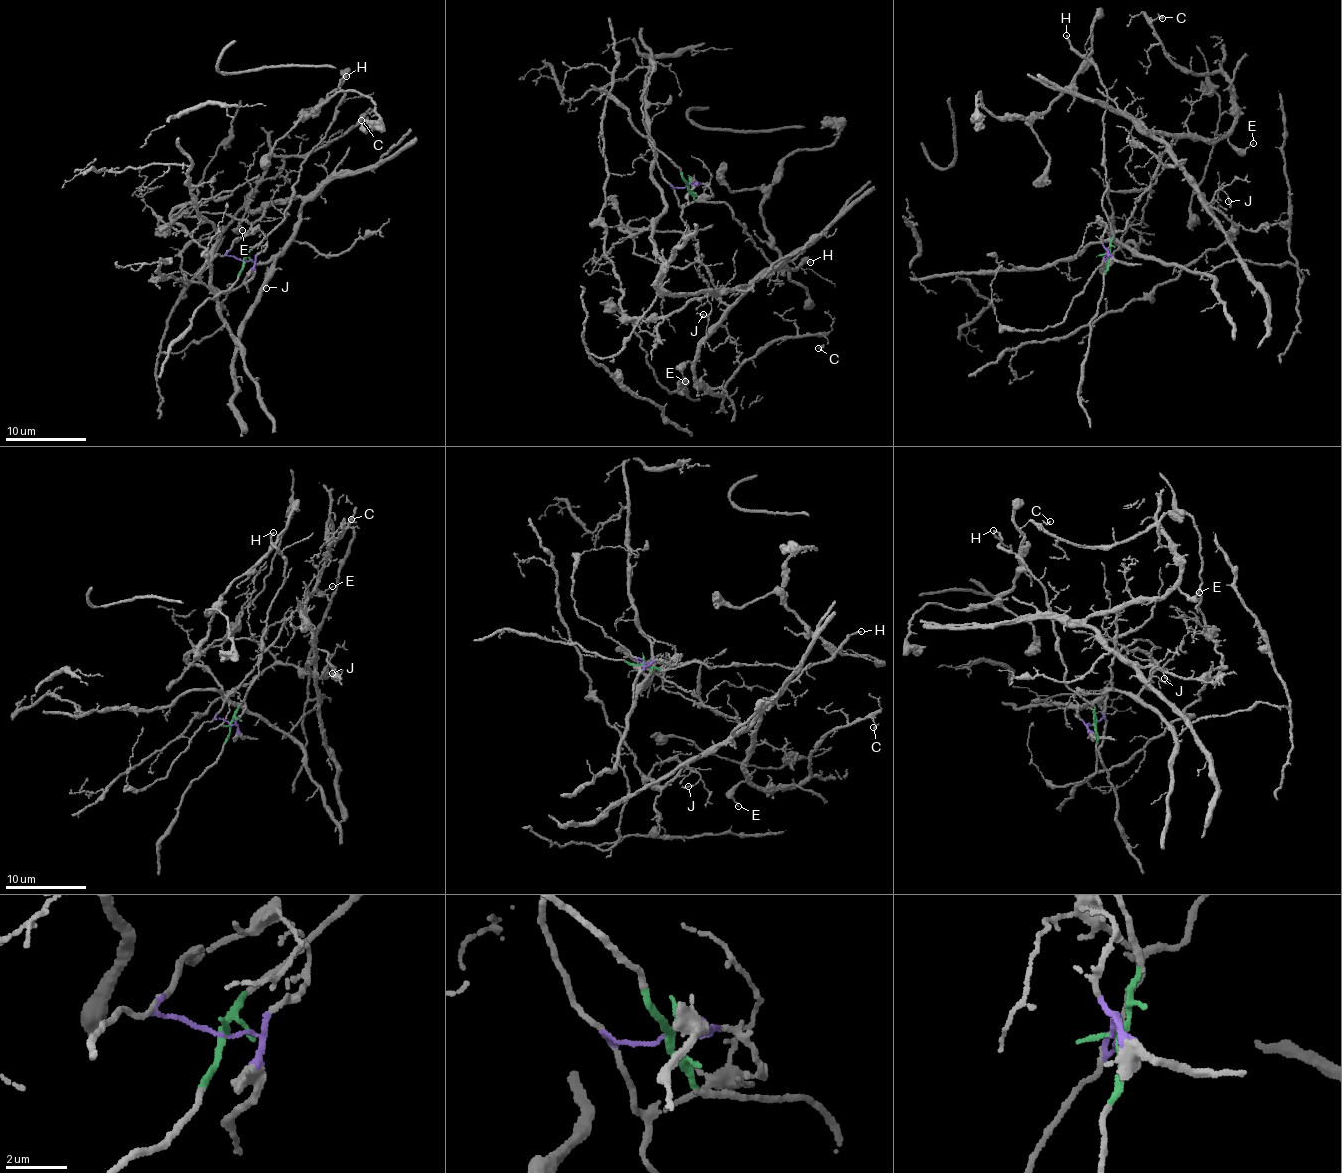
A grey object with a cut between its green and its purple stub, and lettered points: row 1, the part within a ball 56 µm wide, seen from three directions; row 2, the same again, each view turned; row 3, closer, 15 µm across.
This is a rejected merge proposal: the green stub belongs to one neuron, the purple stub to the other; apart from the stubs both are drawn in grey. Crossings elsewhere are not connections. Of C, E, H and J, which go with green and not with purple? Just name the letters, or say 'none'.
H

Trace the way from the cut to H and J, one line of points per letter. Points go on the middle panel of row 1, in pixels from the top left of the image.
H: (687, 185), (697, 199), (723, 202), (730, 208), (754, 247), (779, 267), (789, 270), (803, 261), (810, 262)
J: (687, 185), (674, 187), (678, 204), (719, 297), (728, 305), (749, 285), (708, 293), (709, 313), (704, 314)

